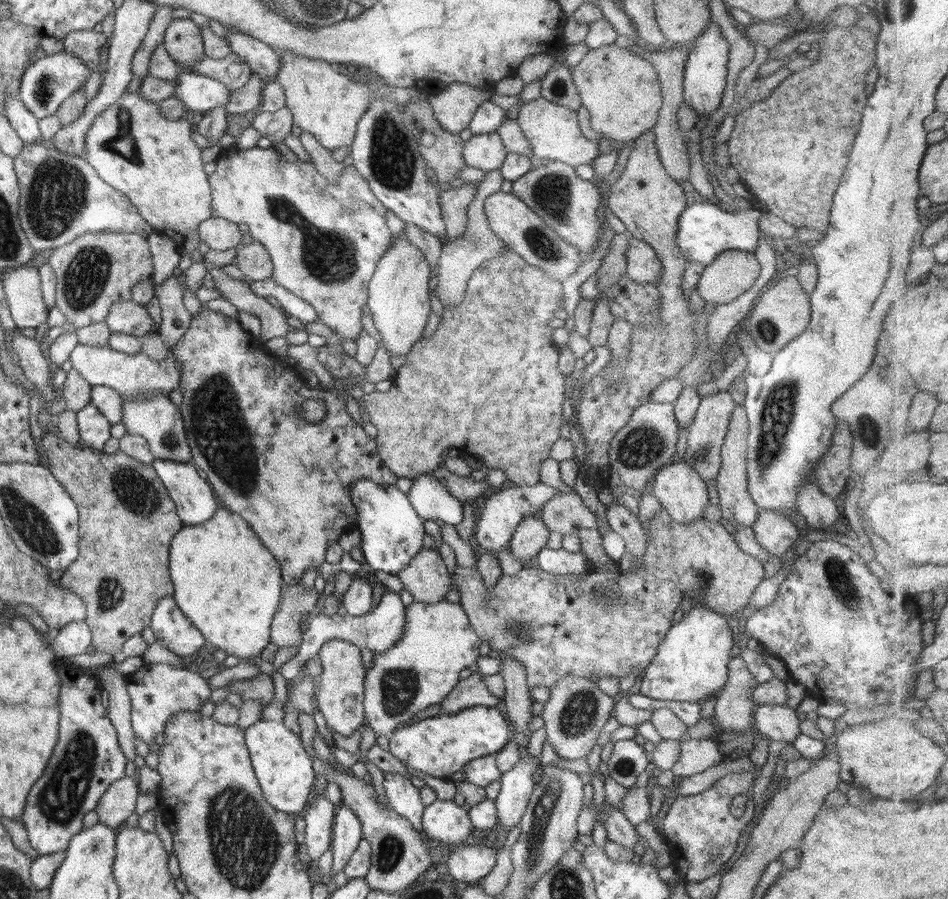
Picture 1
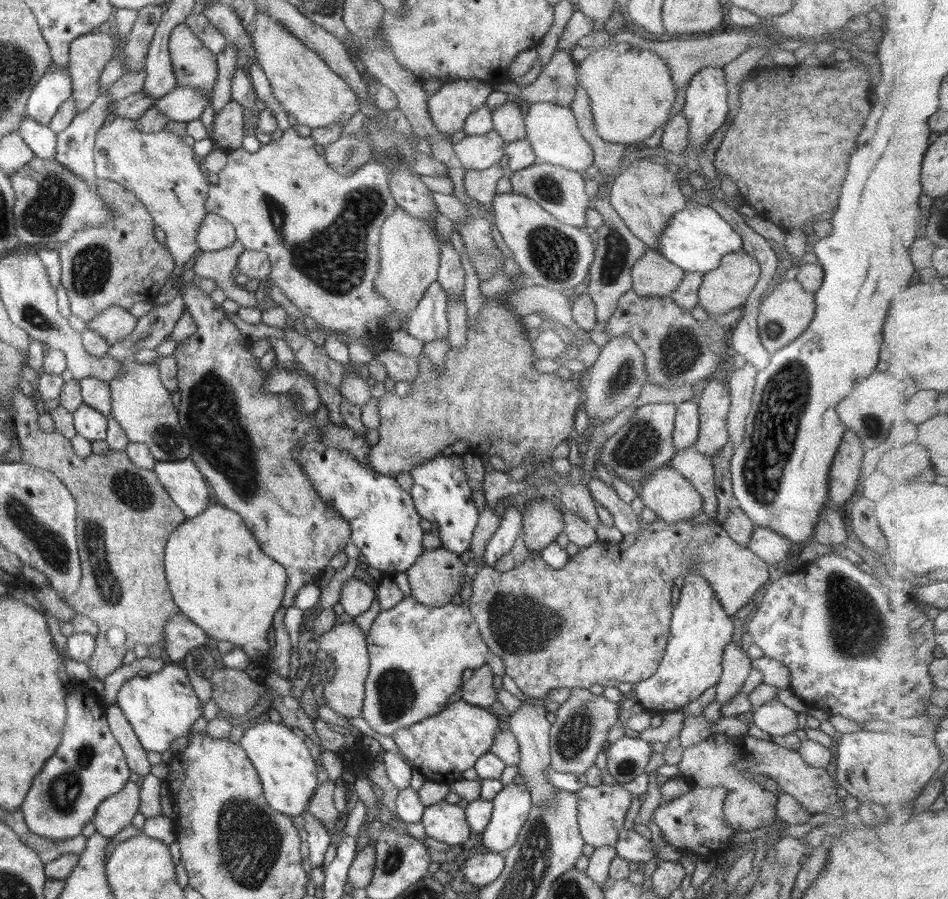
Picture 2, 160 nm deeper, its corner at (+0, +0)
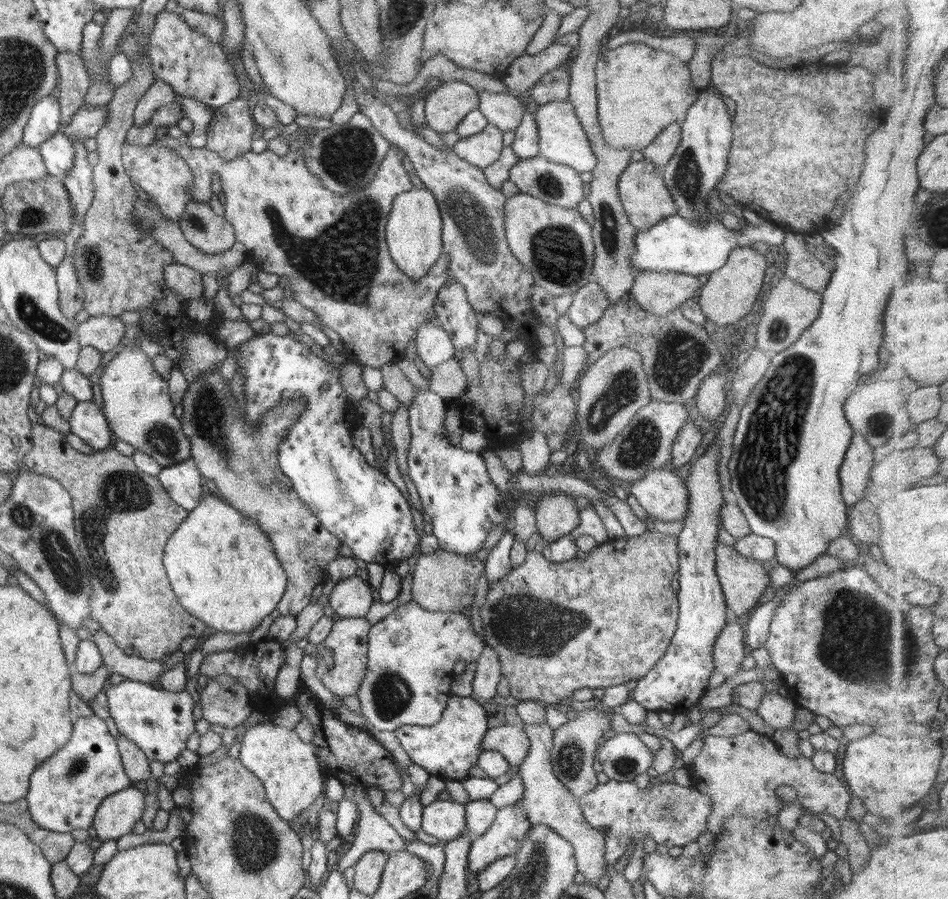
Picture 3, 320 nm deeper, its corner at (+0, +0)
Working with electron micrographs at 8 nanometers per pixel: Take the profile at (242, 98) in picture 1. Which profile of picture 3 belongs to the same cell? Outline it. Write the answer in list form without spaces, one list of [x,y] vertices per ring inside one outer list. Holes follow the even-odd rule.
[[[239,97],[213,113],[205,148],[227,160],[249,152],[255,121],[247,101]]]

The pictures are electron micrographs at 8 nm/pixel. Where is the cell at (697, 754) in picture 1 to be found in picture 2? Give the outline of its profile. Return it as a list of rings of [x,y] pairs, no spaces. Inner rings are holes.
[[[712,733],[702,742],[684,748],[677,766],[680,775],[690,781],[692,786],[723,786],[727,790],[723,815],[725,821],[738,833],[769,826],[777,818],[776,795],[764,789],[752,777],[744,776],[743,772],[772,778],[784,793],[793,796],[812,814],[826,813],[829,806],[840,799],[836,795],[837,781],[828,775],[826,769],[806,764],[799,751],[791,751],[776,743],[754,739],[748,734],[731,737]]]

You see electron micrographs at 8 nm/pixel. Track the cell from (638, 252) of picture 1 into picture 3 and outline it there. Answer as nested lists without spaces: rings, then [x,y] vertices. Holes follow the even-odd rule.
[[[641,270],[635,276],[630,295],[654,316],[666,316],[681,306],[698,290],[698,277],[681,272]]]

